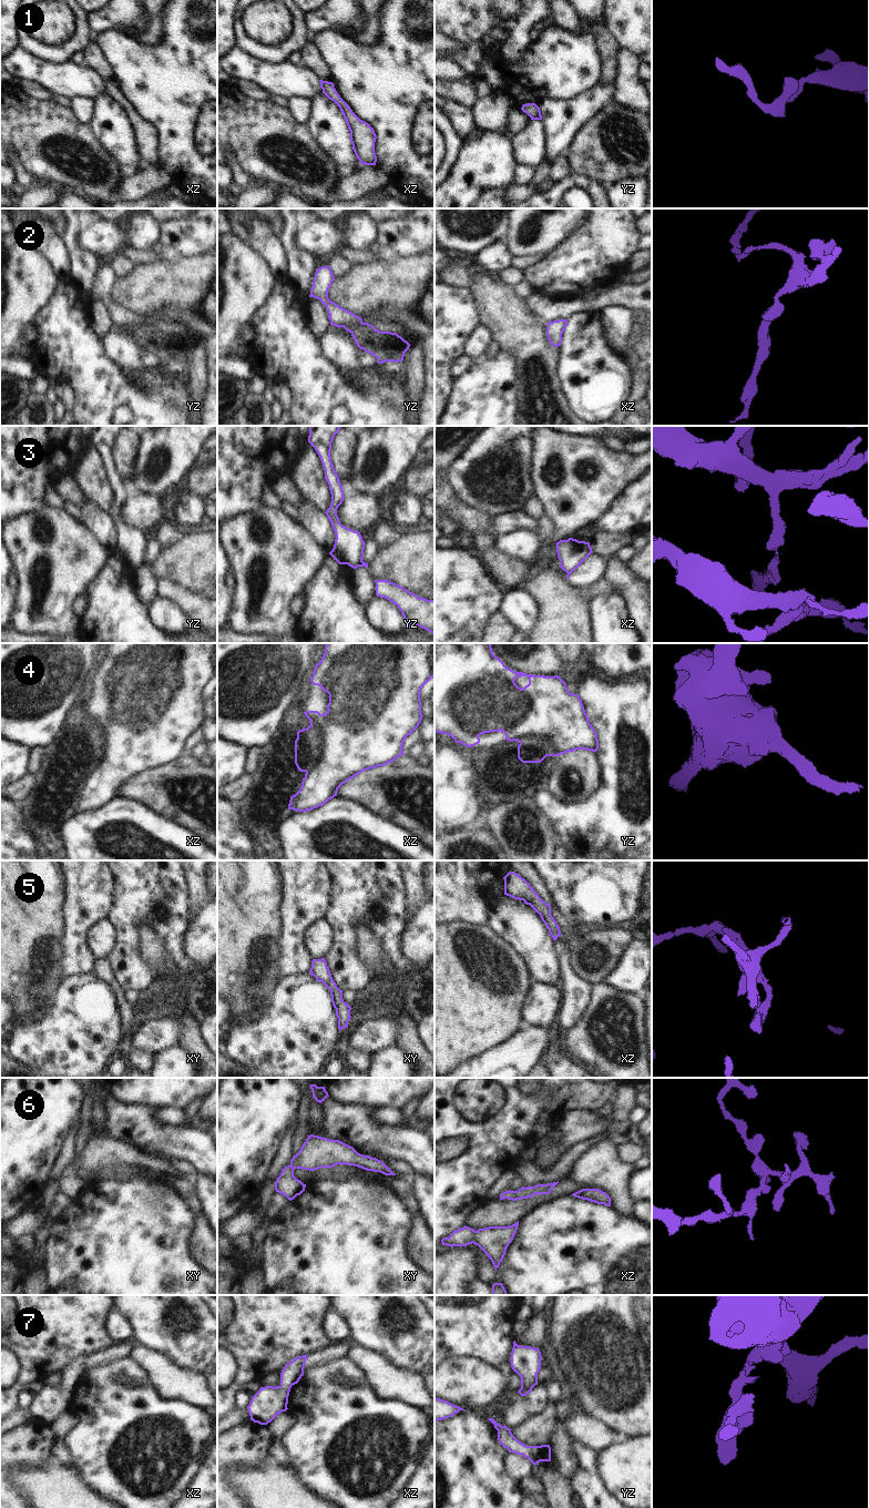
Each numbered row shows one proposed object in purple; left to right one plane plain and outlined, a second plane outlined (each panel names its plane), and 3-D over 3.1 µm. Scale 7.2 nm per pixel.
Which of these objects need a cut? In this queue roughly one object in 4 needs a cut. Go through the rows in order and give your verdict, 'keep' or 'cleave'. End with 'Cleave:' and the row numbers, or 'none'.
1: keep
2: keep
3: cleave
4: keep
5: keep
6: keep
7: keep
Cleave: 3

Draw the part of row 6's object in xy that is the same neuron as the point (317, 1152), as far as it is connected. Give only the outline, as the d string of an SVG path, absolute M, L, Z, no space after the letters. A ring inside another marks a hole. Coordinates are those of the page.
M310 1134L299 1152L293 1157L290 1164L283 1169L275 1182L275 1190L292 1201L300 1195L306 1188L306 1184L295 1178L295 1169L315 1171L321 1168L333 1168L337 1164L354 1165L385 1175L396 1175L382 1161L362 1155L339 1140Z

